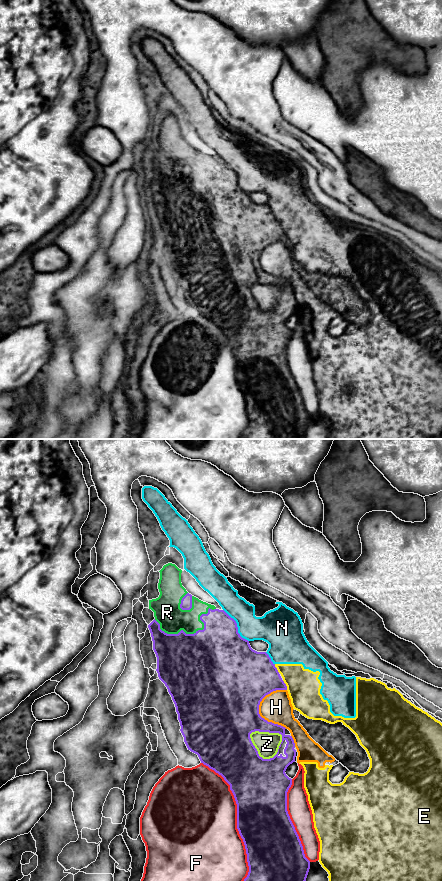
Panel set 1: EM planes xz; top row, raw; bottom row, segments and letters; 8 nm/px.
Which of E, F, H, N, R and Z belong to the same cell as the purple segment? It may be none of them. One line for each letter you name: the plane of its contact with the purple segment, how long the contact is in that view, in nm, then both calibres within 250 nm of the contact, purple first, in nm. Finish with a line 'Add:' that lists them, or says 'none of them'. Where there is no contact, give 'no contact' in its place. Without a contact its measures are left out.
R: xz | 500 nm | 500/220 nm
Add: R

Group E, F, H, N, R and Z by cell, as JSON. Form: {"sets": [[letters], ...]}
{"sets": [["E", "H", "N", "Z"], ["F"], ["R"]]}

